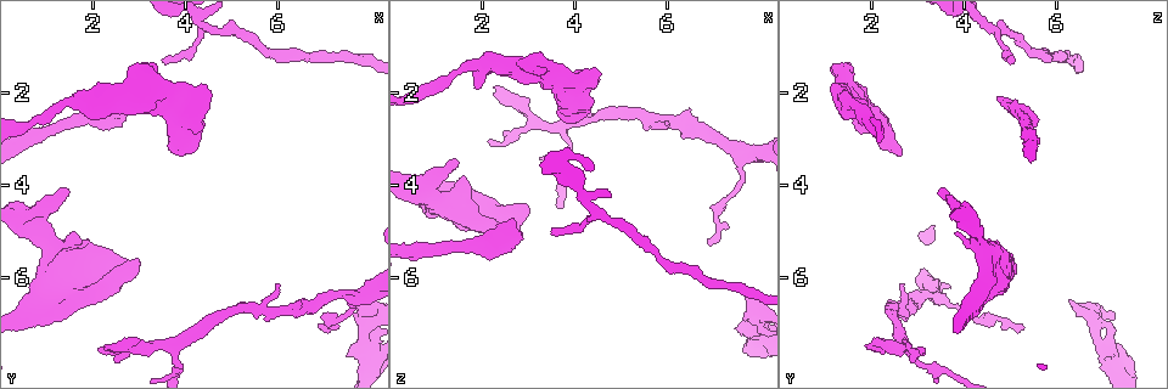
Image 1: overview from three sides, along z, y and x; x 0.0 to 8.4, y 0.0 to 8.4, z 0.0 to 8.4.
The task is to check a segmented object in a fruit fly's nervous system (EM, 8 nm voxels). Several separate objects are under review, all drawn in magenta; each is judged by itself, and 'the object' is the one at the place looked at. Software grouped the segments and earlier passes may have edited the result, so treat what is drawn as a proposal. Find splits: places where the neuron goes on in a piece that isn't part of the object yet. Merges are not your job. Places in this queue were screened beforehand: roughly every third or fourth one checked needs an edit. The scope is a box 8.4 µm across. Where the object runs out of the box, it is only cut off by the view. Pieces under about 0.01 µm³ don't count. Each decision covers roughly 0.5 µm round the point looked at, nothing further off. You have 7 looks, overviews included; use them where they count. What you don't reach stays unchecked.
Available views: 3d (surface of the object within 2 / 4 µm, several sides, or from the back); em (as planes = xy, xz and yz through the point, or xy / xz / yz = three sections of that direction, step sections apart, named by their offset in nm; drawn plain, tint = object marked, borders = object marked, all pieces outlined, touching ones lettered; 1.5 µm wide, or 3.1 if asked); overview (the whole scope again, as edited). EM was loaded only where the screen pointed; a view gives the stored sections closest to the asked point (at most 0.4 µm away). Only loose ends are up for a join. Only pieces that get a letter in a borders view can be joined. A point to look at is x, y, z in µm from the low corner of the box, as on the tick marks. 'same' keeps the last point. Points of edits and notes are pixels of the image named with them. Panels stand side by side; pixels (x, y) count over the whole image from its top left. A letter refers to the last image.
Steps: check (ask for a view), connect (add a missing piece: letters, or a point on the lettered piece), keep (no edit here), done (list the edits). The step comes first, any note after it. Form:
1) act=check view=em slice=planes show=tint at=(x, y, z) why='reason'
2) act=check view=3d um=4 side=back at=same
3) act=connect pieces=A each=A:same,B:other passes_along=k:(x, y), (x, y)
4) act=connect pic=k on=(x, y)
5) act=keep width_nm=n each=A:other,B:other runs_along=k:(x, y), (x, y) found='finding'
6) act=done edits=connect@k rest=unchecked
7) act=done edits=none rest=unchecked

act=check view=em slice=xy step=8 show=borders at=(6.85, 7.00, 5.25) why='tapers out'

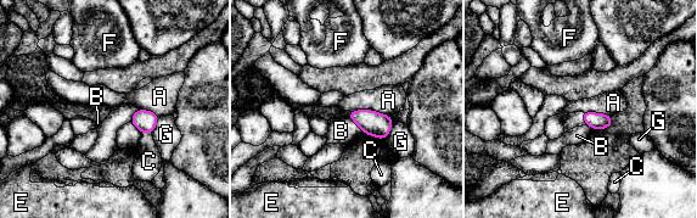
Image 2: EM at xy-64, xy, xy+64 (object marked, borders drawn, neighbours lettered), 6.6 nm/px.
act=check view=em slice=planes show=borders at=same

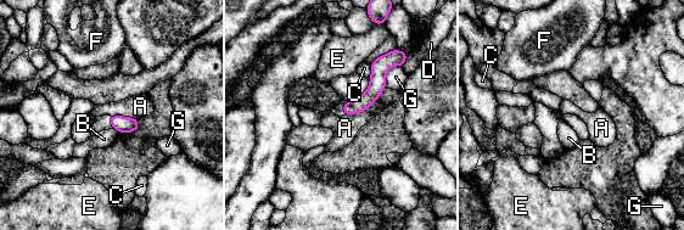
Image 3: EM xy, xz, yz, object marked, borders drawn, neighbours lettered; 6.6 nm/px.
act=keep longest_contact=A:340nm each=A:other,B:other,C:other,D:other,E:other,F:other,G:other found='none of them fits'

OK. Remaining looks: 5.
act=check view=3d um=4 side=back at=(3.50, 1.30, 4.95) why='an open end'

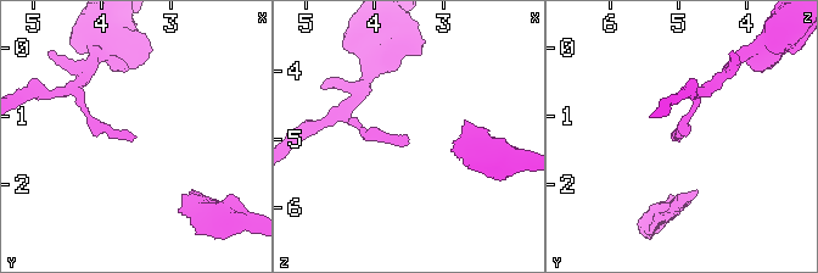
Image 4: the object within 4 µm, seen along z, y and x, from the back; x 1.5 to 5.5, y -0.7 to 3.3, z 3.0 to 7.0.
act=check view=em slice=planes show=borders at=(3.55, 1.30, 5.00)

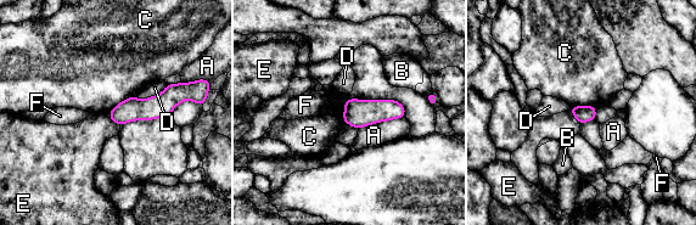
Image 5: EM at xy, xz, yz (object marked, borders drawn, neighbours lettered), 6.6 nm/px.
act=keep width_nm=110 each=A:other,B:other,C:other,D:other,E:other,F:other border=5:(134, 95), (119, 101), (107, 113) found='none of them fits'

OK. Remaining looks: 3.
act=check view=3d um=2 at=(2.00, 2.15, 1.90) why='branch stops here'

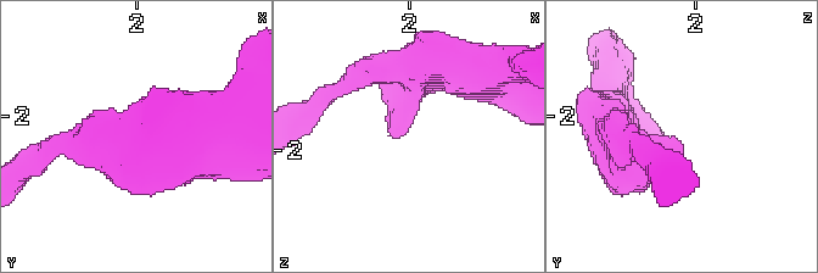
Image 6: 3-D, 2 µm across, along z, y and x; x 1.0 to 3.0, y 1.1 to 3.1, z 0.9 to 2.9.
act=check view=em slice=planes show=plain at=(1.94, 2.20, 1.88) why='need the tissue'

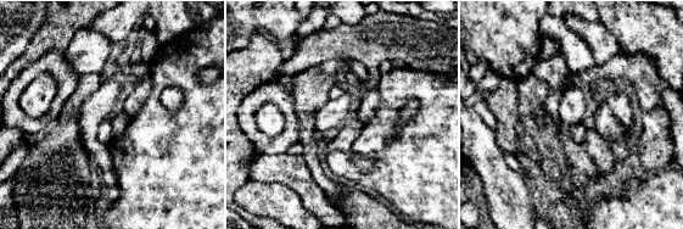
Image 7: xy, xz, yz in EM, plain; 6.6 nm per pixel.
act=check view=em slice=planes show=borders at=same why='see the neighbours'

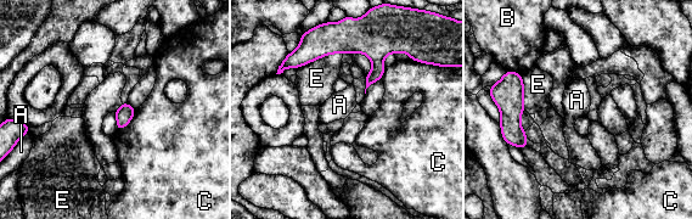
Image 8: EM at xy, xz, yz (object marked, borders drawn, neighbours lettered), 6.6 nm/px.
act=keep each=A:other,B:other,C:other,E:other runs_along=8:(399, 49), (338, 45), (314, 56) found='none of them fits'

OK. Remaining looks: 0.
act=done edits=none rest=unchecked

